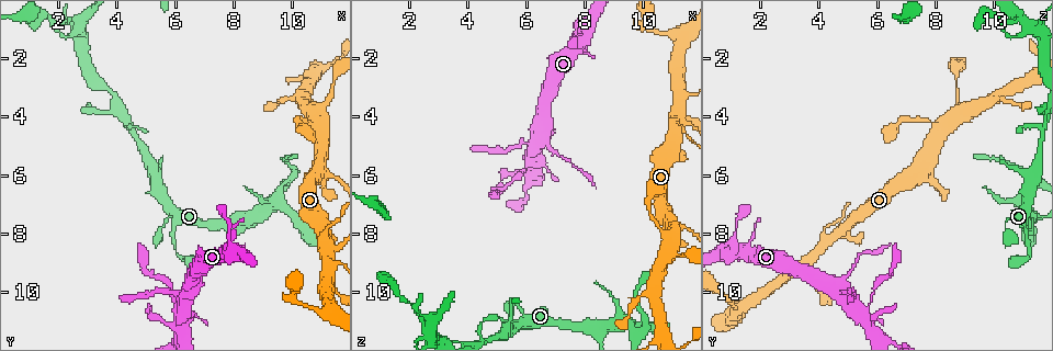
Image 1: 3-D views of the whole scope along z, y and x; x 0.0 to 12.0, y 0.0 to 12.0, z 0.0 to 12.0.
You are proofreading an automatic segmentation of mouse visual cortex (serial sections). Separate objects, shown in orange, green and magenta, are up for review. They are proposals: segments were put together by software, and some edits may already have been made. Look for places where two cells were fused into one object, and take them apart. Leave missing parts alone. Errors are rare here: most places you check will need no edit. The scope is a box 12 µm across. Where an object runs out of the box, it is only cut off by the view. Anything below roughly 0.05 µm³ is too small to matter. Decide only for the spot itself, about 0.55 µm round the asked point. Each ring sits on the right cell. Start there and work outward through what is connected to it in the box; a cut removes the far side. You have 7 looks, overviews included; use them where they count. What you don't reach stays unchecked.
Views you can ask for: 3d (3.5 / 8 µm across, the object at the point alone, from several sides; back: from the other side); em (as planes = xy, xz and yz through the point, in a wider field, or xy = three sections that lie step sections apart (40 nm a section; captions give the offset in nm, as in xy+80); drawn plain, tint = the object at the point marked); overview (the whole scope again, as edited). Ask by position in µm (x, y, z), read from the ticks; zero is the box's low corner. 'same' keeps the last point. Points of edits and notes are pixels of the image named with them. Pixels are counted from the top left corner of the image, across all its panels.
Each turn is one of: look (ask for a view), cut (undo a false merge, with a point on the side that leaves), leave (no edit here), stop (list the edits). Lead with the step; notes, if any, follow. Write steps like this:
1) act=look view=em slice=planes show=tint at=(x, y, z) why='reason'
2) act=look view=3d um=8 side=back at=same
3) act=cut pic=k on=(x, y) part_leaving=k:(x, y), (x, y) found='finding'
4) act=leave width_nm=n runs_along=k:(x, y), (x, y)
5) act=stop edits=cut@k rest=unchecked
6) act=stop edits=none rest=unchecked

act=look view=3d um=3.5 at=(9.8, 6.2, 11.4) why='arms part here'

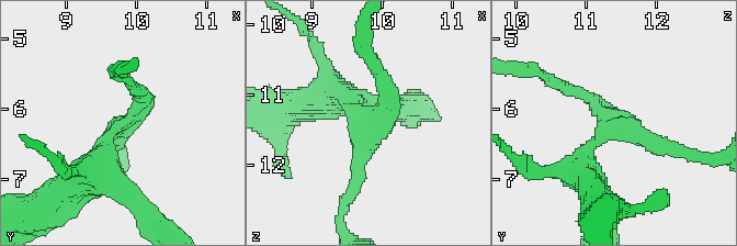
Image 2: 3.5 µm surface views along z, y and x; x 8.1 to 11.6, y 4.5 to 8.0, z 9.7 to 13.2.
act=look view=em slice=xy step=2 show=plain at=(9.80, 6.20, 11.30) why='now the EM'

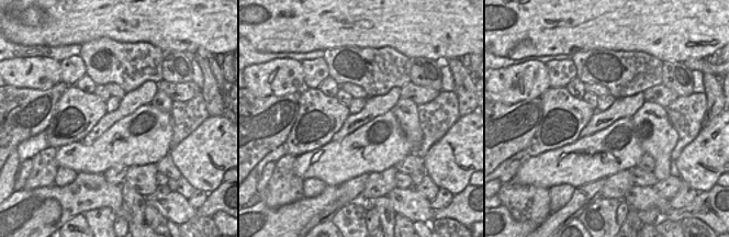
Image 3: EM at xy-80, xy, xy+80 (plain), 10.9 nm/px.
act=look view=em slice=xy step=2 show=tint at=same

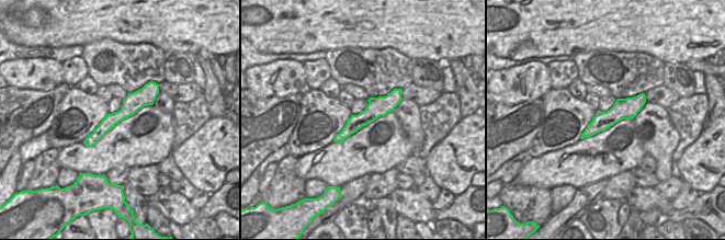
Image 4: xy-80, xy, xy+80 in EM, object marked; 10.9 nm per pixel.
act=leave arms=3 runs_along=4:(153, 87), (88, 143) found='all the same cell'

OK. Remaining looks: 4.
act=look view=3d um=8 side=back at=(6.2, 10.5, 5.6) why='thin neck'

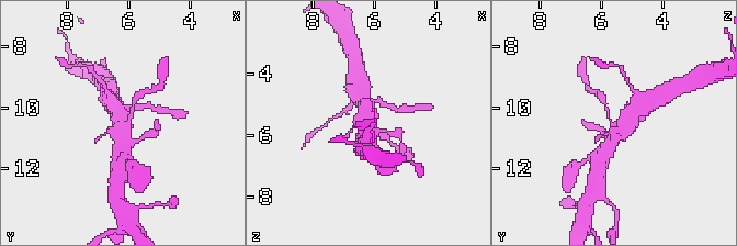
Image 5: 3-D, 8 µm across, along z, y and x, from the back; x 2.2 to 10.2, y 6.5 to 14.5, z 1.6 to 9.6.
act=look view=3d um=3.5 at=(6.2, 10.6, 5.6) why='zoom in'

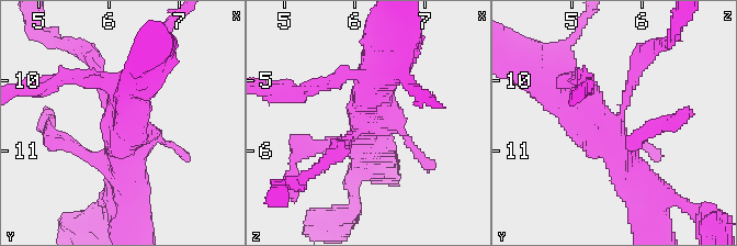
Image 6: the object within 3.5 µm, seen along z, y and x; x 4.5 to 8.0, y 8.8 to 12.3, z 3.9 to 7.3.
act=leave runs_along=6:(553, 78), (641, 186) found='continuous, no second cell'

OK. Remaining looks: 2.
act=look view=3d um=3.5 at=(2.7, 1.0, 11.2) why='thin arm on a thick one'

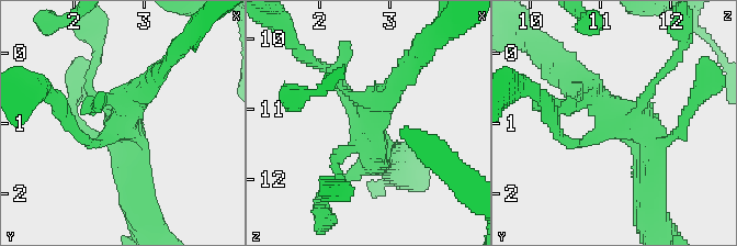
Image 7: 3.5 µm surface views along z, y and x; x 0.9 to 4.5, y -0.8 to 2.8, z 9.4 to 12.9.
act=leave runs_along=7:(375, 160), (365, 121), (328, 70) found='all the same cell'

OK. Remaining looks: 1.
act=stop edits=none rest=unchecked

